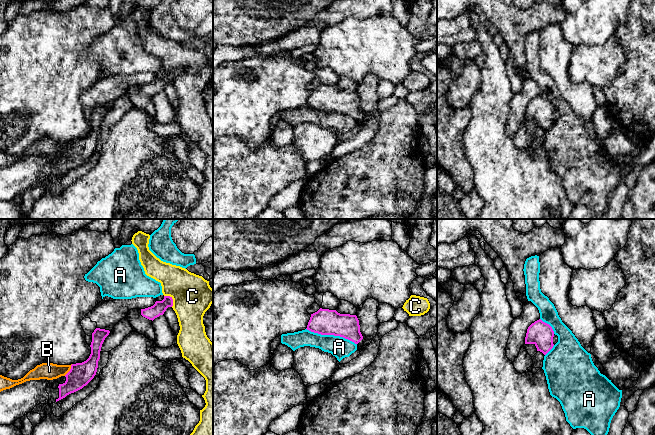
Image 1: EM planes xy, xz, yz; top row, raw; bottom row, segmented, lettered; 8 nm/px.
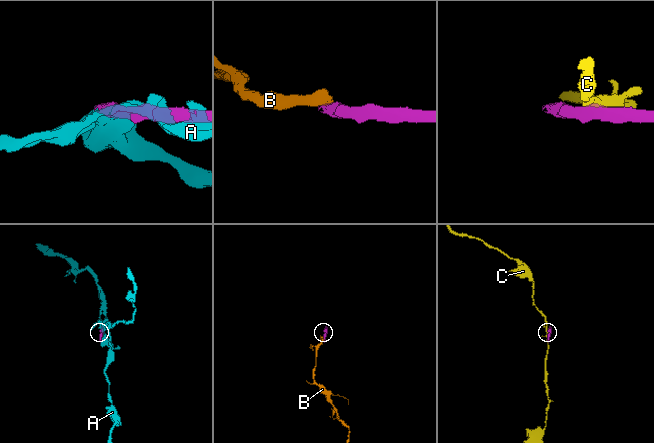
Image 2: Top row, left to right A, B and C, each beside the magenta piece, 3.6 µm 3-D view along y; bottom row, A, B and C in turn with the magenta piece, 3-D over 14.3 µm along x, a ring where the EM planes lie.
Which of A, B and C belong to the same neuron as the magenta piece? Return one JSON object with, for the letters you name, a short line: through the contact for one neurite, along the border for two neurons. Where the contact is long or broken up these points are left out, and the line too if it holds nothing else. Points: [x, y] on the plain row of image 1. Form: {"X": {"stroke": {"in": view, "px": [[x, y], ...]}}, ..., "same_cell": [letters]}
{"same_cell": []}

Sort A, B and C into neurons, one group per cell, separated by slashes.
A / B / C

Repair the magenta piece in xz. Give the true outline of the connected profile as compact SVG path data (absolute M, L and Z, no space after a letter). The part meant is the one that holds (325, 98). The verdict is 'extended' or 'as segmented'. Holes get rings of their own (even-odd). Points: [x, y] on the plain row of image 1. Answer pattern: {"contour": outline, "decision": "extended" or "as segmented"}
{"contour": "M322 85L311 90L307 106L321 111L334 111L358 120L363 112L356 91L340 90L336 86Z", "decision": "as segmented"}

